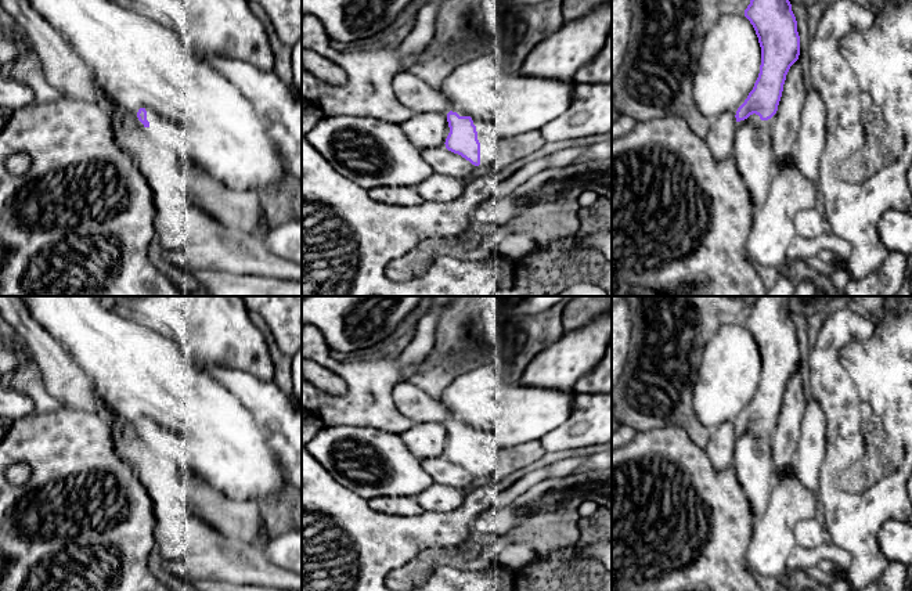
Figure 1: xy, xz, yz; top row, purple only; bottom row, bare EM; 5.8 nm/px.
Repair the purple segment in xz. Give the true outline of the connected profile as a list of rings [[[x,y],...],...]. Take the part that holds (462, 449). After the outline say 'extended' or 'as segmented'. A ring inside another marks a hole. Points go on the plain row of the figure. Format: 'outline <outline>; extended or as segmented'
outline [[[450,417],[440,424],[447,430],[441,457],[473,475],[472,482],[464,487],[466,493],[490,483],[497,484],[513,471],[538,461],[545,454],[540,442],[498,448],[494,436],[484,429],[468,426],[464,421]]]; extended

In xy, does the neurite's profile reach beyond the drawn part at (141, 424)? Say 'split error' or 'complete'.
split error

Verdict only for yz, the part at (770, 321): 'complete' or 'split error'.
split error

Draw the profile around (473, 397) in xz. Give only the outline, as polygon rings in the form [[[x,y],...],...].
[[[493,361],[462,374],[450,383],[440,396],[448,408],[450,418],[464,421],[490,432],[498,448],[513,448],[523,443],[538,442],[555,430],[570,417],[574,390],[555,390],[549,388],[529,388],[522,383],[508,383],[495,371]]]

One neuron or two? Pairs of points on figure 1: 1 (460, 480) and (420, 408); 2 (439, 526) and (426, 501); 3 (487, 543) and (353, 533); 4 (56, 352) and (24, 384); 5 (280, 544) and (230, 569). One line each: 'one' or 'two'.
1: one
2: two
3: one
4: two
5: two

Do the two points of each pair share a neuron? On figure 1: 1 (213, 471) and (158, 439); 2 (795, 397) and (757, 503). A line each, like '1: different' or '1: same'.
1: same
2: same

